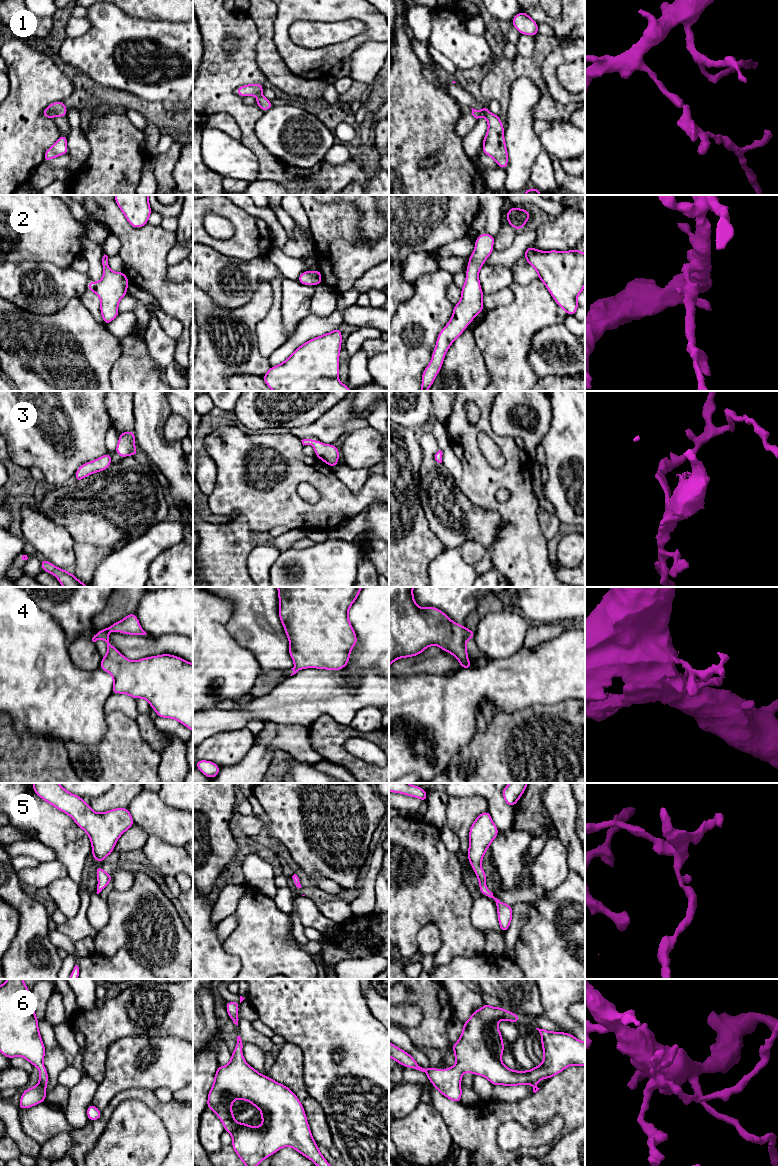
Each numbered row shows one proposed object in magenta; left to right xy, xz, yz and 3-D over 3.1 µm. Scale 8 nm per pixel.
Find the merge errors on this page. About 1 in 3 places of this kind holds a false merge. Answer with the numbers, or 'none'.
none

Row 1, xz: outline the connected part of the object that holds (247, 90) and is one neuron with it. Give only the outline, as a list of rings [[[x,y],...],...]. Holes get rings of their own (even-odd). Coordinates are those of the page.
[[[259,83],[258,84],[247,84],[247,85],[238,87],[236,89],[236,94],[242,97],[248,97],[248,96],[255,94],[257,96],[256,105],[259,108],[261,108],[263,111],[267,111],[271,109],[273,105],[270,100],[266,99],[262,95],[263,88],[264,88],[263,84],[259,84]]]

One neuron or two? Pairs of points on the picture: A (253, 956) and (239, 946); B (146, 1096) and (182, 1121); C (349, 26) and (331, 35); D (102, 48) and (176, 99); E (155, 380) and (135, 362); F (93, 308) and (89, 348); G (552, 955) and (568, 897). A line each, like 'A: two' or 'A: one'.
A: one
B: one
C: one
D: one
E: one
F: two
G: one

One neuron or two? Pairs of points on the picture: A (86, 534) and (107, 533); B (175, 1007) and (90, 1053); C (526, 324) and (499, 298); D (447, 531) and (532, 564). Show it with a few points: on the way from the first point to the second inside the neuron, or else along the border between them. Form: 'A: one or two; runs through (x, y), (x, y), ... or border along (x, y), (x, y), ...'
A: one; runs through (91, 533), (102, 533)
B: one; runs through (154, 1009), (135, 1010), (111, 1032)
C: two; border along (509, 287), (513, 299), (491, 308), (485, 315)
D: two; border along (499, 525), (496, 539), (486, 548)

